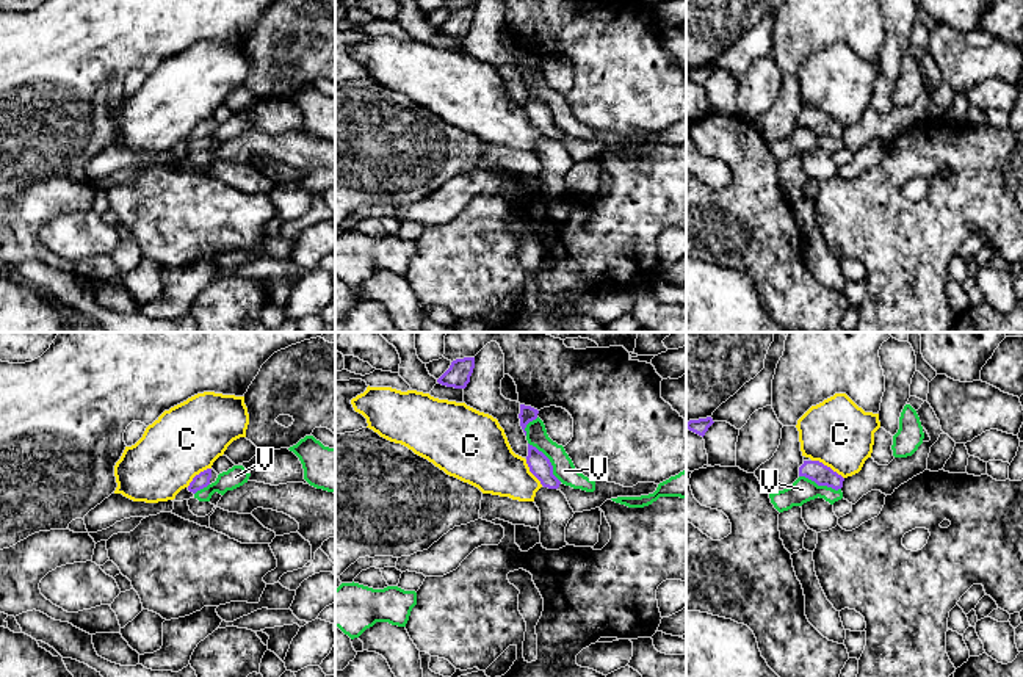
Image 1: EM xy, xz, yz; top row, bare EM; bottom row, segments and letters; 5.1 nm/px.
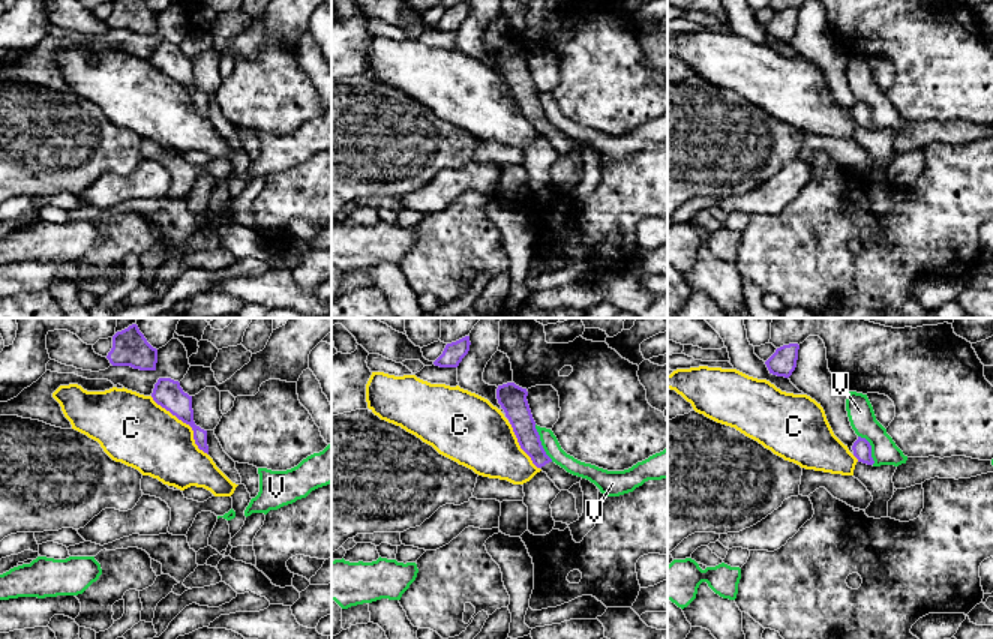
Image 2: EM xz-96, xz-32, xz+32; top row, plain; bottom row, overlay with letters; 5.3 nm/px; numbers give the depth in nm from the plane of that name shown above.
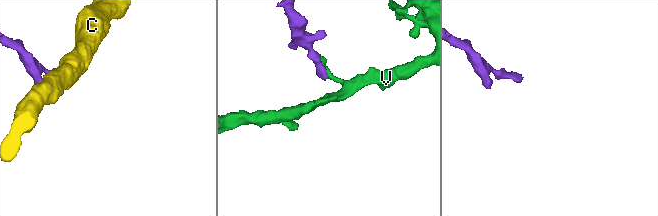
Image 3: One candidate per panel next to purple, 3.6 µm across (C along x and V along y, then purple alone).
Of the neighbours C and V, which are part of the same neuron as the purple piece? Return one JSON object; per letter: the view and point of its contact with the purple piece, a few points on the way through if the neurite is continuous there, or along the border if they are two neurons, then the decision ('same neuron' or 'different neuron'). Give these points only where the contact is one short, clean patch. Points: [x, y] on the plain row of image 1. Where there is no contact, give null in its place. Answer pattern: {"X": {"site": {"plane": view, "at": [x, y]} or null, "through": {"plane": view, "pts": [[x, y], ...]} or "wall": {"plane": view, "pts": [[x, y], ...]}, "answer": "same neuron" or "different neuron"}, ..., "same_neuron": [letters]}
{"C": {"site": {"plane": "yz", "at": [826, 115]}, "wall": {"plane": "yz", "pts": [[812, 108], [821, 110], [843, 127]]}, "answer": "different neuron"}, "V": {"site": {"plane": "xz", "at": [549, 110]}, "wall": {"plane": "xz", "pts": [[528, 91], [549, 108], [552, 121], [561, 130]]}, "answer": "different neuron"}, "same_neuron": []}

